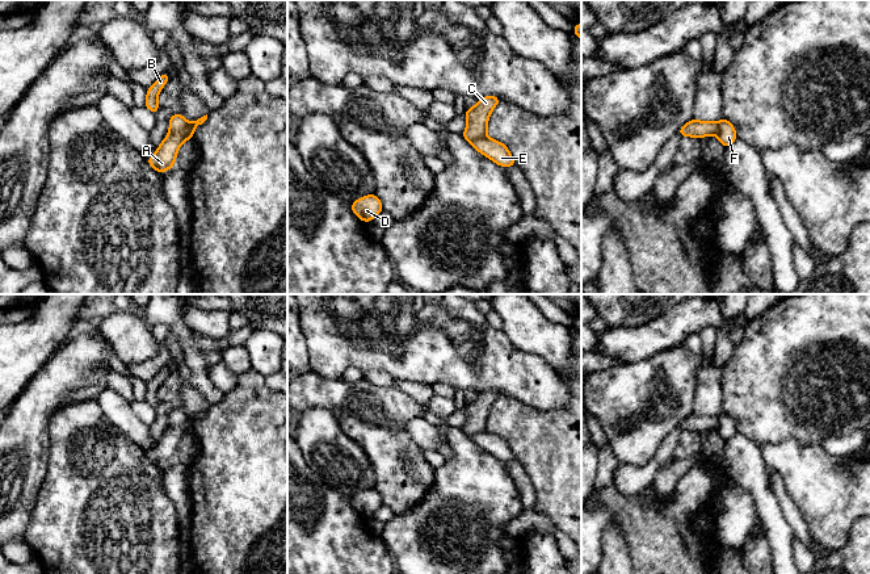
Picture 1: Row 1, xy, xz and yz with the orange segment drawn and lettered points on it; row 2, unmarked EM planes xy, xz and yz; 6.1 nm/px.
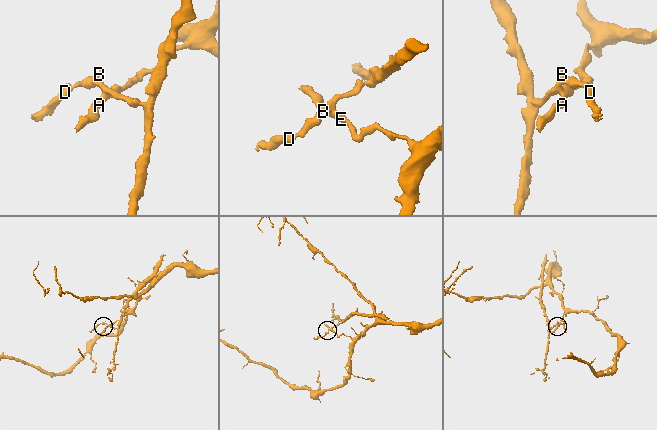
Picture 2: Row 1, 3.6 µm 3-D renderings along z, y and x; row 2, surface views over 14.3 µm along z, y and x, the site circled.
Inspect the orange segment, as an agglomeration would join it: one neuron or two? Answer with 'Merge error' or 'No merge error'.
Merge error

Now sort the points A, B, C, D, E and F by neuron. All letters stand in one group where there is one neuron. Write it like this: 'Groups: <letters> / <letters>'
Groups: A E F / B C D

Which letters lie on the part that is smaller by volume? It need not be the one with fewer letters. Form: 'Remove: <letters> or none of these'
Remove: B, C, D

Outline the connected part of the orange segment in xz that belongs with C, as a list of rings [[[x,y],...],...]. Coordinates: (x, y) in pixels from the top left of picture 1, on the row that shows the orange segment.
[[[496,96],[482,97],[472,108],[465,112],[467,117],[467,127],[462,137],[467,141],[487,135],[487,123],[493,108],[501,102]]]

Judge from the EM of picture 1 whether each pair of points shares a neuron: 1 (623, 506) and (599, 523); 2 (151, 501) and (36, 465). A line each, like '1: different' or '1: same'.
1: same
2: different

